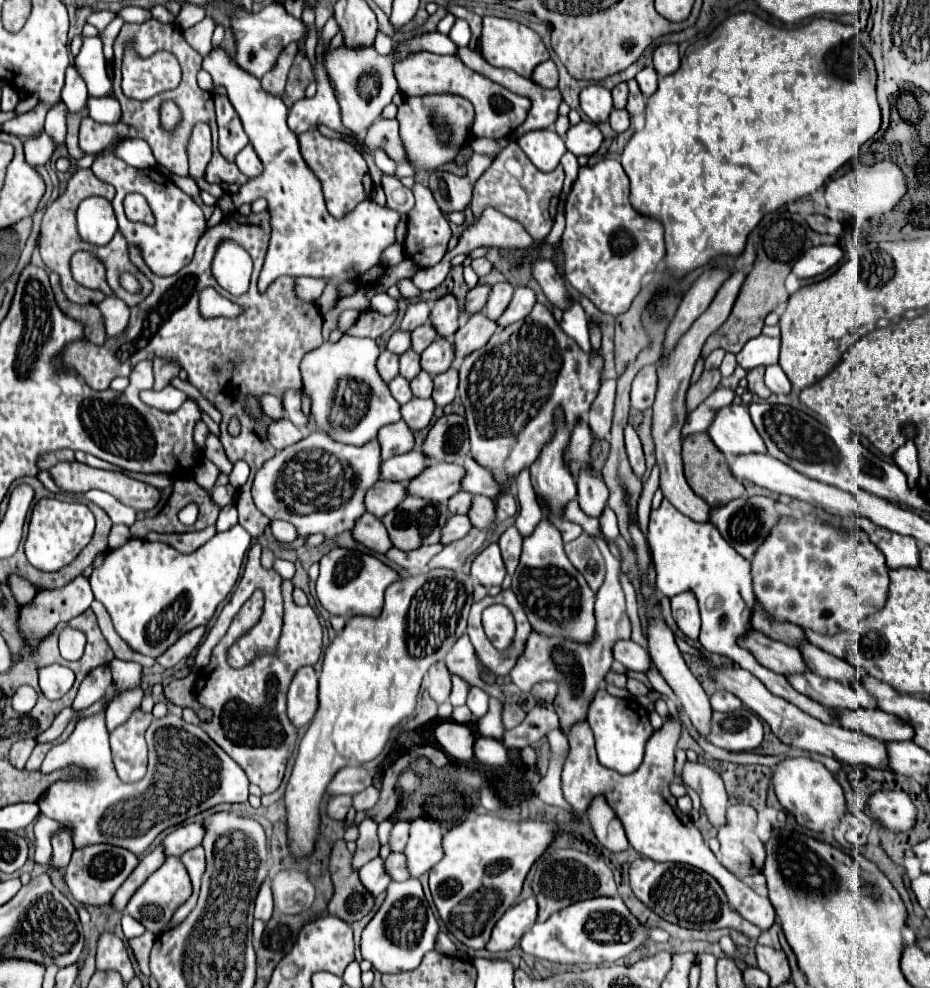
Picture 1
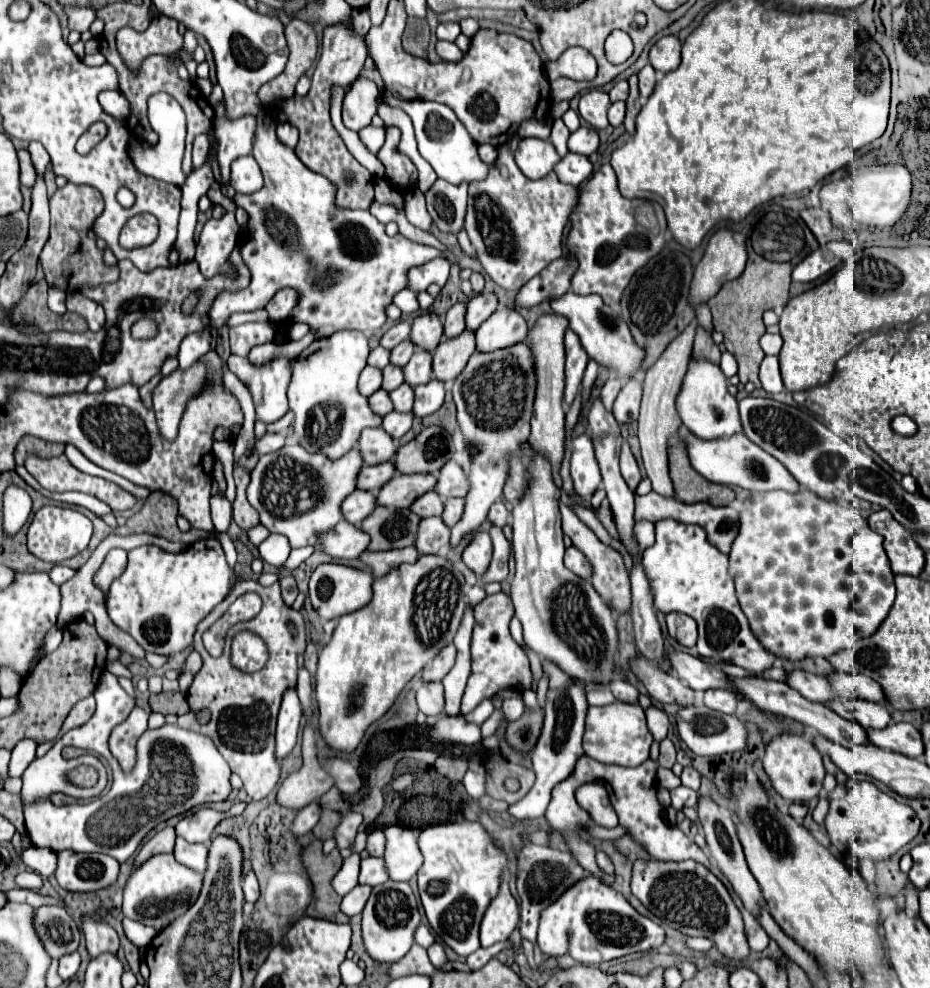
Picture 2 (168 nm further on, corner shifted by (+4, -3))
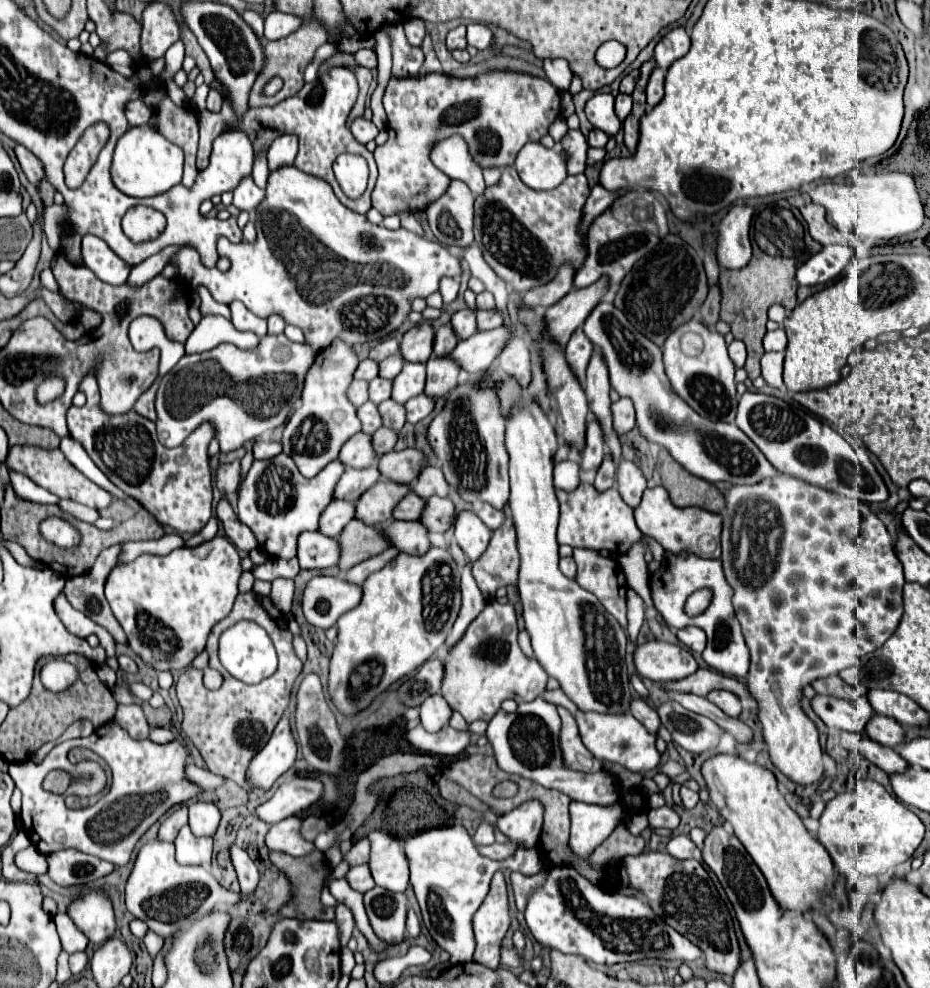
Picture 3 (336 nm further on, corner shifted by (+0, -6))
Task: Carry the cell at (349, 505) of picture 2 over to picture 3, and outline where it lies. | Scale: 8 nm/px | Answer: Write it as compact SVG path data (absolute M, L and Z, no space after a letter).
M332 501L326 511L322 511L322 519L318 523L318 533L338 537L342 527L354 519L354 505L346 501Z

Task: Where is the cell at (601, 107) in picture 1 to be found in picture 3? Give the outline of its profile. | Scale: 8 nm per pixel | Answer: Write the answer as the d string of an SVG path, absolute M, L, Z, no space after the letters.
M596 93L586 103L586 117L596 127L606 131L608 135L616 135L622 129L622 121L614 111L614 95Z

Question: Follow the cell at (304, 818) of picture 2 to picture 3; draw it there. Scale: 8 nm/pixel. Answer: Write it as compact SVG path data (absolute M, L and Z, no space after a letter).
M290 817L282 819L280 823L274 823L266 833L266 847L272 851L282 851L294 857L308 855L314 847L314 843L308 843L300 835L300 823L302 819Z

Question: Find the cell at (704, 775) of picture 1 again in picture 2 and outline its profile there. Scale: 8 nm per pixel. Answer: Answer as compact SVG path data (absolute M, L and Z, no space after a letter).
M700 796L696 810L698 810L698 818L700 818L700 824L702 824L706 842L708 842L708 858L726 874L726 878L732 882L734 890L738 892L740 900L744 902L744 906L746 906L754 916L758 916L760 906L764 906L764 898L762 898L762 892L760 892L760 886L758 886L756 878L754 878L752 872L748 870L748 864L746 864L746 860L744 860L744 852L742 852L742 844L740 844L740 840L738 840L736 826L734 826L734 822L732 822L732 818L726 816L724 810L722 810L710 796Z

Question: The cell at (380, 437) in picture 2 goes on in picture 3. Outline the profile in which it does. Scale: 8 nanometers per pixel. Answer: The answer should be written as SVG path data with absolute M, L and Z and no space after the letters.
M356 433L346 445L342 445L342 451L338 453L338 461L344 467L350 465L350 467L356 467L356 469L370 467L372 463L376 463L378 455L374 453L370 439L372 437L366 435L366 433Z

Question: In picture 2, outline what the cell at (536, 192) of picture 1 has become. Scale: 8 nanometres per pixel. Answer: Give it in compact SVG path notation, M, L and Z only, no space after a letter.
M508 144L498 148L498 160L490 168L486 180L470 184L468 192L468 214L466 214L466 232L470 236L472 246L476 248L478 260L484 266L486 274L502 288L506 290L518 290L522 284L526 284L530 278L534 278L538 272L542 272L550 262L562 256L562 234L566 228L566 220L570 214L570 208L576 204L576 188L558 182L556 174L550 172L548 176L540 180L526 178L514 160L512 150Z

